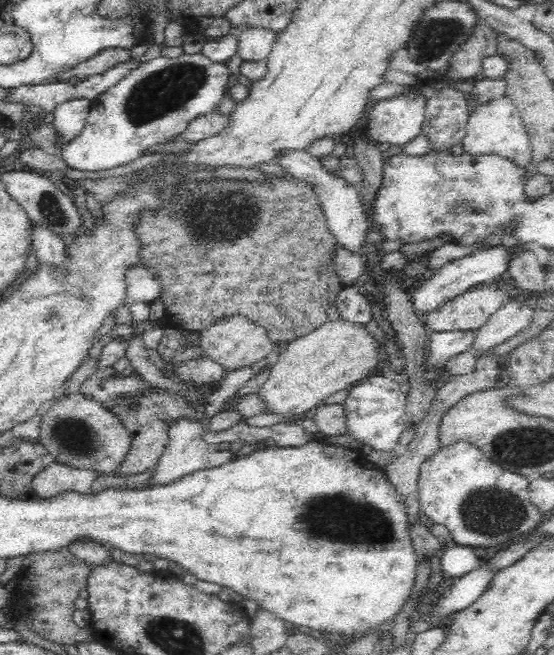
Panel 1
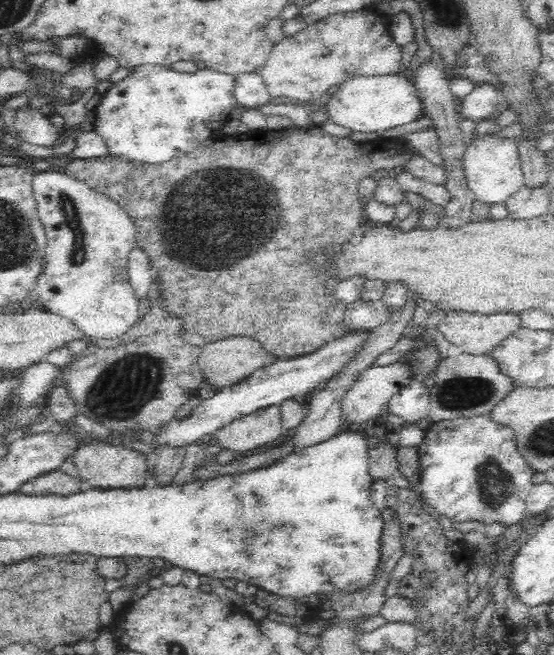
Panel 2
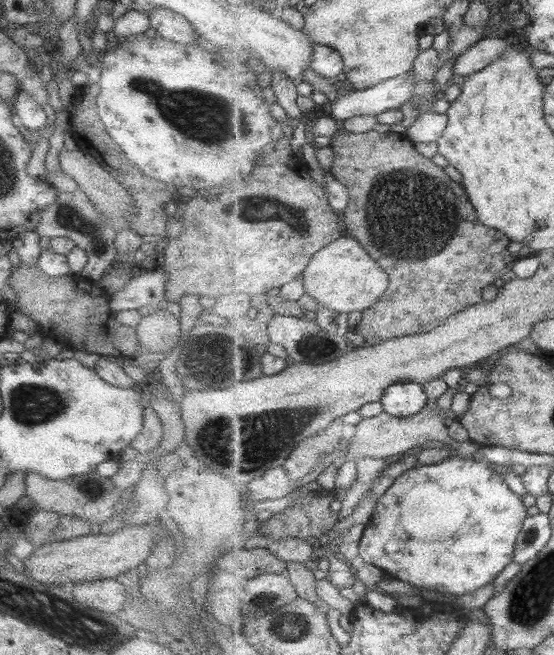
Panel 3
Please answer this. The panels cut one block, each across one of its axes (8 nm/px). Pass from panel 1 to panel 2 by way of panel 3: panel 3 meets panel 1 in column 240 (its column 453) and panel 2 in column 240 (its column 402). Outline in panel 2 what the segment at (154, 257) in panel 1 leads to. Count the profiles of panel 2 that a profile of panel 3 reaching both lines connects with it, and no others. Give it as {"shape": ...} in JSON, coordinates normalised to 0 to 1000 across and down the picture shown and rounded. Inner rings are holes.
{"shape":[[[561,189],[552,194],[523,194],[516,198],[475,197],[399,208],[375,218],[365,218],[330,237],[318,237],[314,241],[287,249],[235,246],[235,243],[220,243],[220,240],[199,235],[161,243],[134,240],[119,253],[117,264],[130,272],[159,279],[166,289],[213,310],[235,328],[245,350],[249,350],[245,354],[247,376],[260,380],[271,394],[274,411],[285,420],[287,452],[296,455],[296,469],[332,490],[332,502],[338,507],[366,513],[372,524],[415,515],[451,515],[464,519],[486,542],[491,540],[504,550],[514,550],[563,540],[563,537],[578,534],[581,528],[588,528],[610,516],[621,516],[632,507],[621,490],[625,464],[601,452],[610,431],[592,431],[592,424],[570,424],[570,418],[556,418],[556,406],[549,406],[549,382],[563,382],[563,376],[588,376],[592,369],[635,366],[635,354],[643,345],[659,340],[652,304],[646,298],[650,275],[664,272],[682,260],[729,253],[753,237],[756,235],[753,235],[751,227],[744,227],[733,218],[711,211],[684,211],[666,218],[643,220],[628,209],[606,209],[590,205],[579,194]]]}

